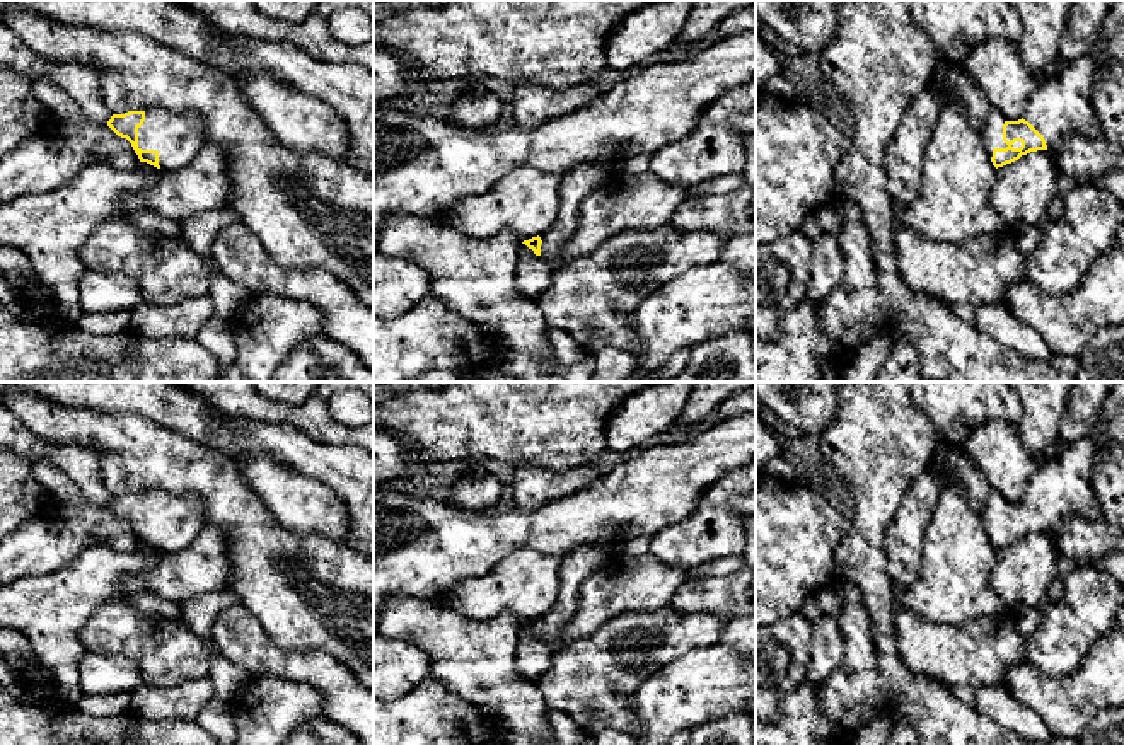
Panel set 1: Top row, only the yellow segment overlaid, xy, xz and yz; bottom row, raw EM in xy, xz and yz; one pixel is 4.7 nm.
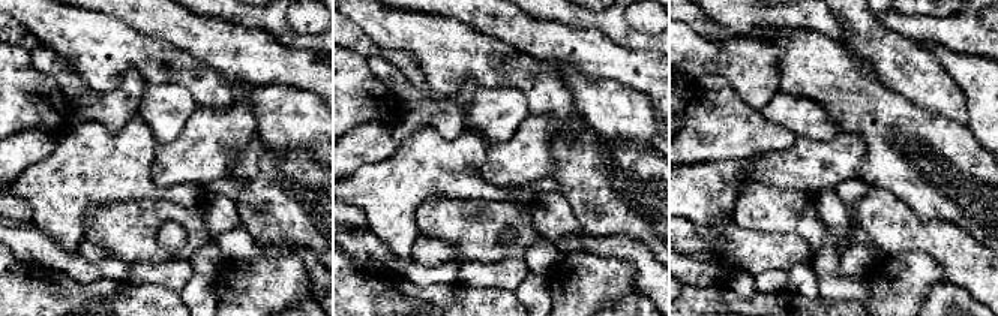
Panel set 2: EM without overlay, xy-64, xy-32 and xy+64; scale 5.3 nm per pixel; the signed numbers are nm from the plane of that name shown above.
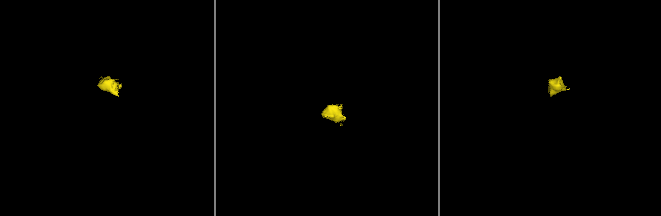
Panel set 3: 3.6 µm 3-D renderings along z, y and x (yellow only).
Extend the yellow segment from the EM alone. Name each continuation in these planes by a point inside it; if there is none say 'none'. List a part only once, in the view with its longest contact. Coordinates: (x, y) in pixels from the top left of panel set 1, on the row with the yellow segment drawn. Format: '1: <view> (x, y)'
1: yz (1058, 108)
2: yz (991, 133)

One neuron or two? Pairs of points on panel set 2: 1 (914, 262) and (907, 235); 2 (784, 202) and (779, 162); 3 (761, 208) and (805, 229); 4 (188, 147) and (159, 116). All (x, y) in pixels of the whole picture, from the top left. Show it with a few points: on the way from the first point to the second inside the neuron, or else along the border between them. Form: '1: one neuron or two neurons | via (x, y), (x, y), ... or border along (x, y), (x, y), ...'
1: two neurons | border along (887, 253), (925, 252), (943, 268)
2: two neurons | border along (754, 180), (763, 184), (800, 189), (811, 193)
3: one neuron | via (772, 210), (787, 211), (794, 219)
4: two neurons | border along (197, 107), (183, 129), (171, 141), (159, 144)

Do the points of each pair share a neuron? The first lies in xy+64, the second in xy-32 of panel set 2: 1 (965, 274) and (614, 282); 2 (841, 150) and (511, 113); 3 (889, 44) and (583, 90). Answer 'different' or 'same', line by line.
1: different
2: different
3: same

